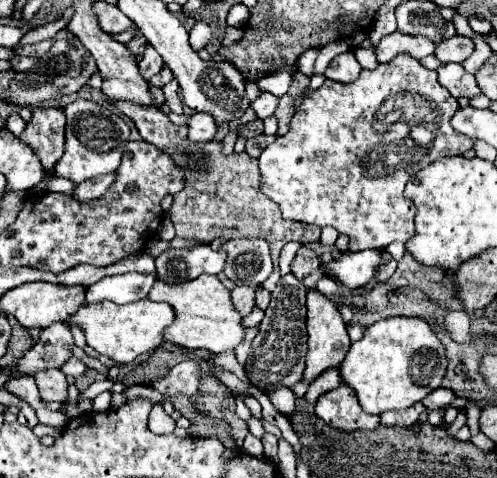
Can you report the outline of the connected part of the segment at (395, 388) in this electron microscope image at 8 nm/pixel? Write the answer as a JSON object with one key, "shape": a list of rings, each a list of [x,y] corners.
{"shape":[[[394,316],[364,328],[364,336],[352,342],[338,368],[342,384],[356,392],[358,404],[368,414],[382,414],[392,408],[410,408],[436,390],[446,374],[444,346],[426,320]]]}

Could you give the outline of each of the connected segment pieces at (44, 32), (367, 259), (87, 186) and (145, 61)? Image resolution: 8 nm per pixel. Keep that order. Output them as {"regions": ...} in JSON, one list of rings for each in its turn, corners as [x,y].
{"regions":[[[[63,18],[50,22],[24,35],[20,40],[20,45],[23,46],[25,44],[34,44],[46,39],[52,39],[60,30],[66,27],[67,22]]],[[[376,250],[346,252],[338,260],[330,260],[328,264],[324,264],[322,272],[348,288],[360,288],[366,286],[370,278],[374,278],[380,262],[382,258]]],[[[116,172],[104,174],[104,176],[96,176],[96,180],[86,180],[84,184],[74,184],[72,198],[82,200],[82,202],[90,202],[94,198],[100,198],[110,188],[110,184],[114,180],[116,180]]],[[[148,44],[144,56],[142,56],[140,64],[138,64],[138,70],[140,70],[142,78],[144,78],[144,80],[150,80],[150,78],[152,78],[154,74],[158,74],[162,68],[164,68],[164,60],[162,60],[160,54]]]]}

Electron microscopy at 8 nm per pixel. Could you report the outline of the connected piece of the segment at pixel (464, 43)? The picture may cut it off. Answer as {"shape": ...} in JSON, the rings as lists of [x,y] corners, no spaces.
{"shape":[[[456,34],[448,40],[442,40],[436,46],[434,56],[440,60],[440,64],[448,64],[448,62],[464,62],[472,52],[474,52],[474,42],[466,36]]]}

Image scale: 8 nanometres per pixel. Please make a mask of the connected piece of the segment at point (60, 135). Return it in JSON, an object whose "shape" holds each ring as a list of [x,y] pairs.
{"shape":[[[34,108],[32,118],[18,136],[20,142],[36,152],[46,174],[54,172],[56,162],[64,154],[64,124],[66,116],[60,108]]]}

